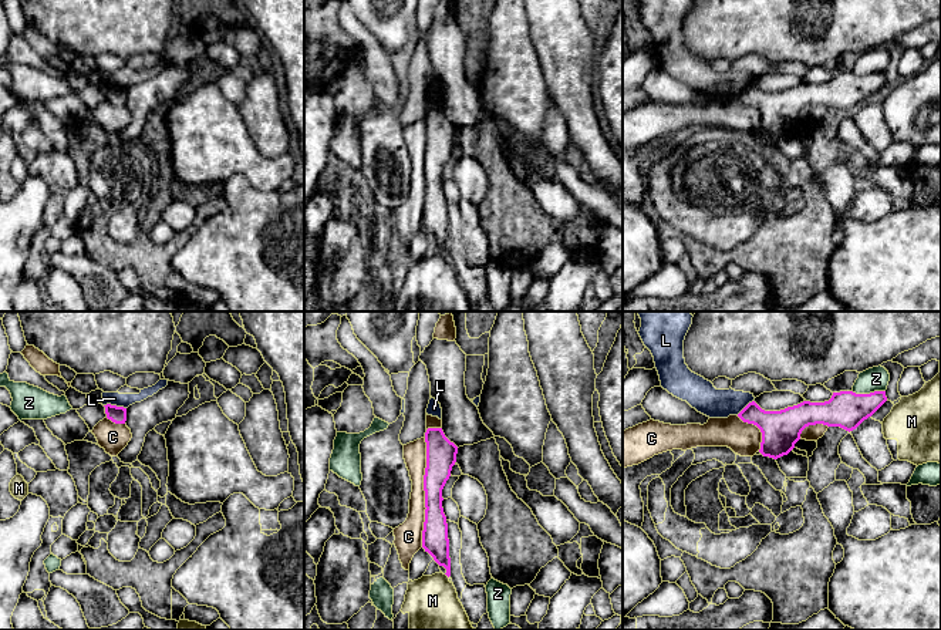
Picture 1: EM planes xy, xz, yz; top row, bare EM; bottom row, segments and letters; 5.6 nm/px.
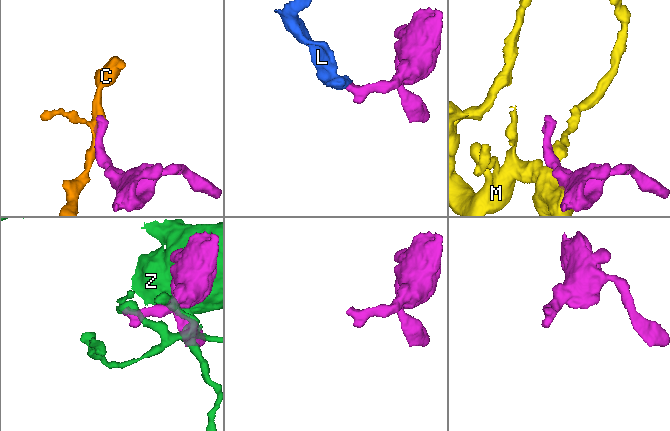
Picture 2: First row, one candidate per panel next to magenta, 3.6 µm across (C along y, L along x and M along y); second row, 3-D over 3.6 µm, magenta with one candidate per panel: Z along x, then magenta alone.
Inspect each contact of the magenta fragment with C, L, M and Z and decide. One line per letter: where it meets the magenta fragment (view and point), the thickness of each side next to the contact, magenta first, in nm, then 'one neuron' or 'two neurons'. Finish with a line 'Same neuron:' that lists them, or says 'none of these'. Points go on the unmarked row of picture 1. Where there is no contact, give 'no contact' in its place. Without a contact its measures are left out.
C: contact xz (425, 174); calibres 180 and 140 nm; two neurons
L: contact xy (115, 87); calibres 100 and 80 nm; two neurons
M: contact xz (447, 256); calibres 150 and 320 nm; two neurons
Z: contact yz (867, 76); calibres 220 and 140 nm; two neurons
Same neuron: none of these

